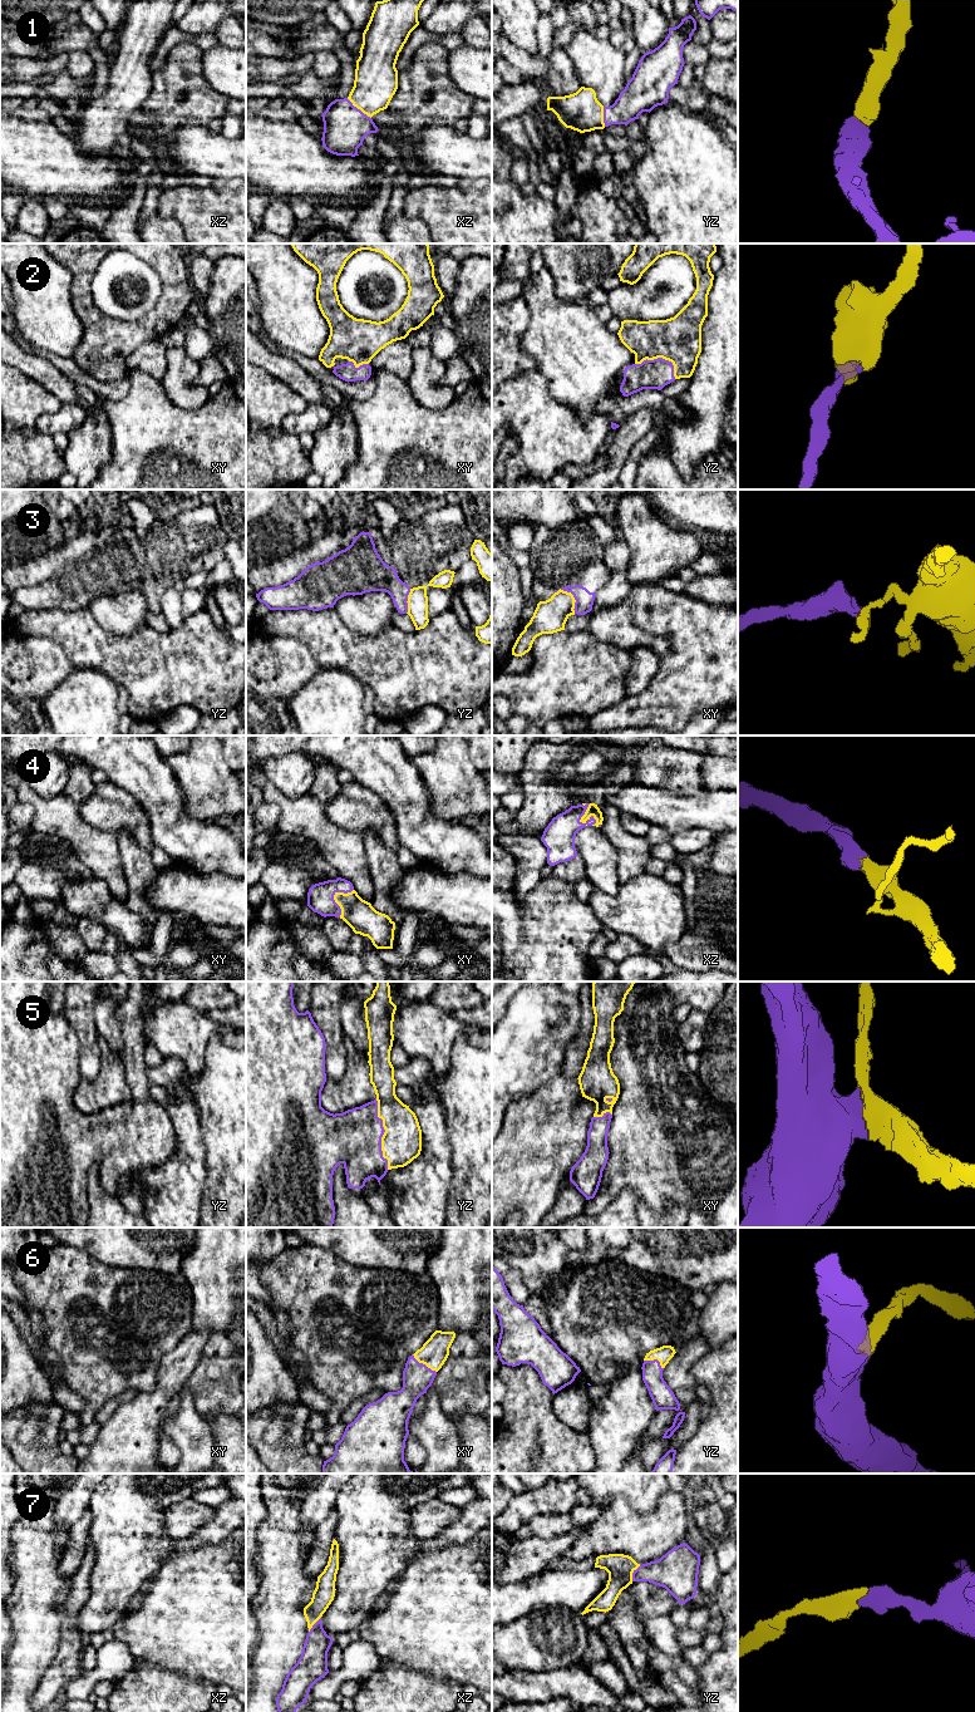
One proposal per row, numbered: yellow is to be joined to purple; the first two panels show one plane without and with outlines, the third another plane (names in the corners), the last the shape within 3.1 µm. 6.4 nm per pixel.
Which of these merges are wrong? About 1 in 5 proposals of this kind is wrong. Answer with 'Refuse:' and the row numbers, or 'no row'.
Refuse: 3

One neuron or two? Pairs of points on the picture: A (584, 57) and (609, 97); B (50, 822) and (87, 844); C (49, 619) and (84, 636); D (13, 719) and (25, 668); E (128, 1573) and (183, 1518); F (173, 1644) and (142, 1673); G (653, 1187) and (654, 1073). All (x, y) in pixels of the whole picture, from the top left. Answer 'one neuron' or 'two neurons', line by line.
A: one neuron
B: one neuron
C: one neuron
D: one neuron
E: two neurons
F: two neurons
G: one neuron

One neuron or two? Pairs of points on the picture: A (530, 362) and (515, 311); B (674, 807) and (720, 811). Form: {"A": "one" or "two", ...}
{"A": "one", "B": "one"}

